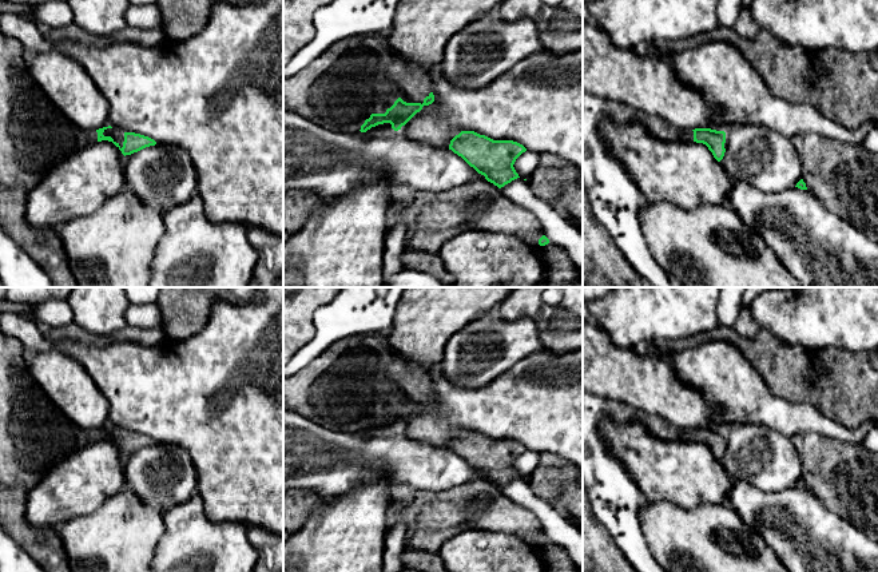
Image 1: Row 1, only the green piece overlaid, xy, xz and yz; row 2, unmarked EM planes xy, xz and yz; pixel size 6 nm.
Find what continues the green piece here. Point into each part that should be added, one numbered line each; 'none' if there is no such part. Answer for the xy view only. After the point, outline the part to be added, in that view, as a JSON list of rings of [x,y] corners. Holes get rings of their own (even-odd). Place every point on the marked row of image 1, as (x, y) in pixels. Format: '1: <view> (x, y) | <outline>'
1: xy (116, 134) | [[[112,127],[112,128],[107,128],[103,132],[104,136],[111,136],[114,139],[114,142],[116,142],[120,148],[123,147],[123,142],[124,142],[124,131],[118,128],[118,127]]]

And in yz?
1: yz (656, 126) | [[[636,112],[635,120],[647,128],[649,134],[656,136],[660,140],[667,142],[694,142],[694,131],[692,130],[679,130],[659,116],[647,115],[644,112]]]

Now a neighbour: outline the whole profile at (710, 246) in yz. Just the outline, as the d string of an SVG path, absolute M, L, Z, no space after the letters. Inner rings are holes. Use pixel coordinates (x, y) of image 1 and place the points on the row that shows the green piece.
M651 202L639 217L649 251L674 287L802 287L763 238L727 206L686 210Z

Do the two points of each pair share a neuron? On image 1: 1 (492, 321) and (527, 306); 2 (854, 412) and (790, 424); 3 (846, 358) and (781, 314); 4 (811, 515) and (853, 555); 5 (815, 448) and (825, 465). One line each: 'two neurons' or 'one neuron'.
1: two neurons
2: two neurons
3: two neurons
4: one neuron
5: one neuron

